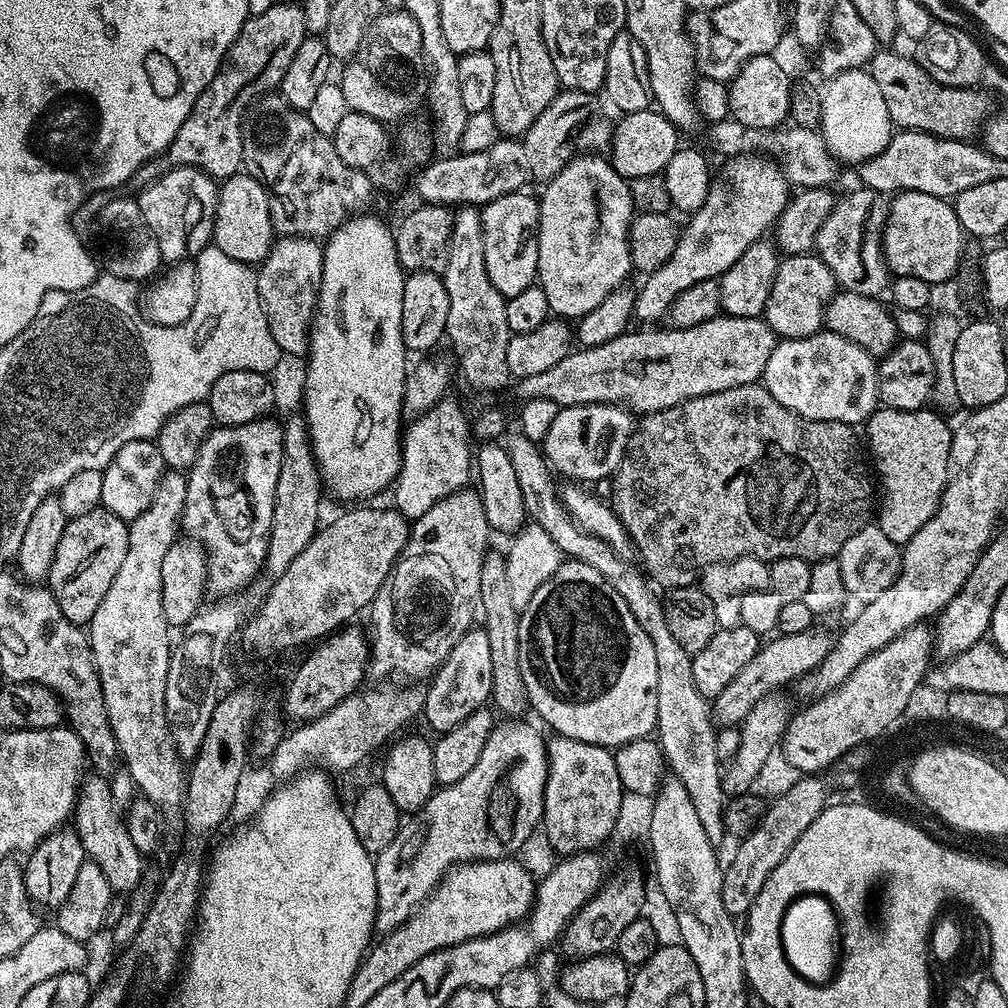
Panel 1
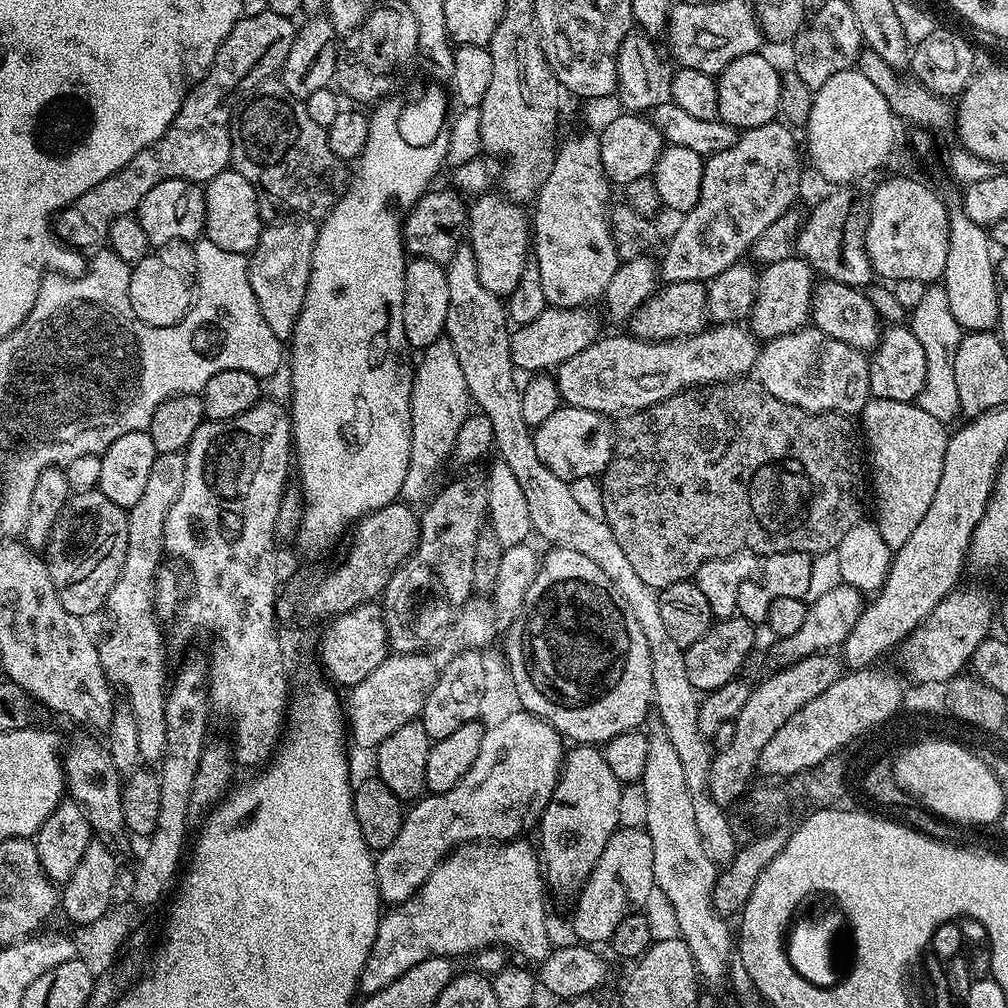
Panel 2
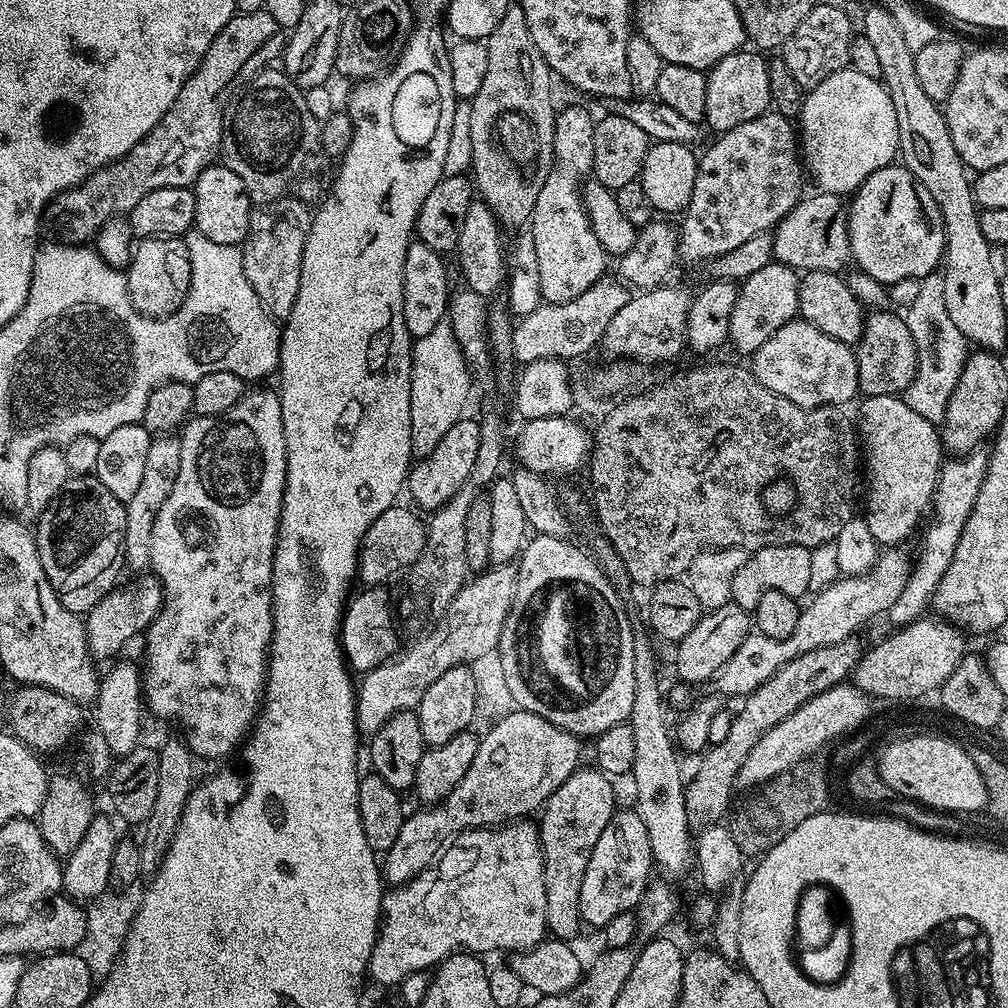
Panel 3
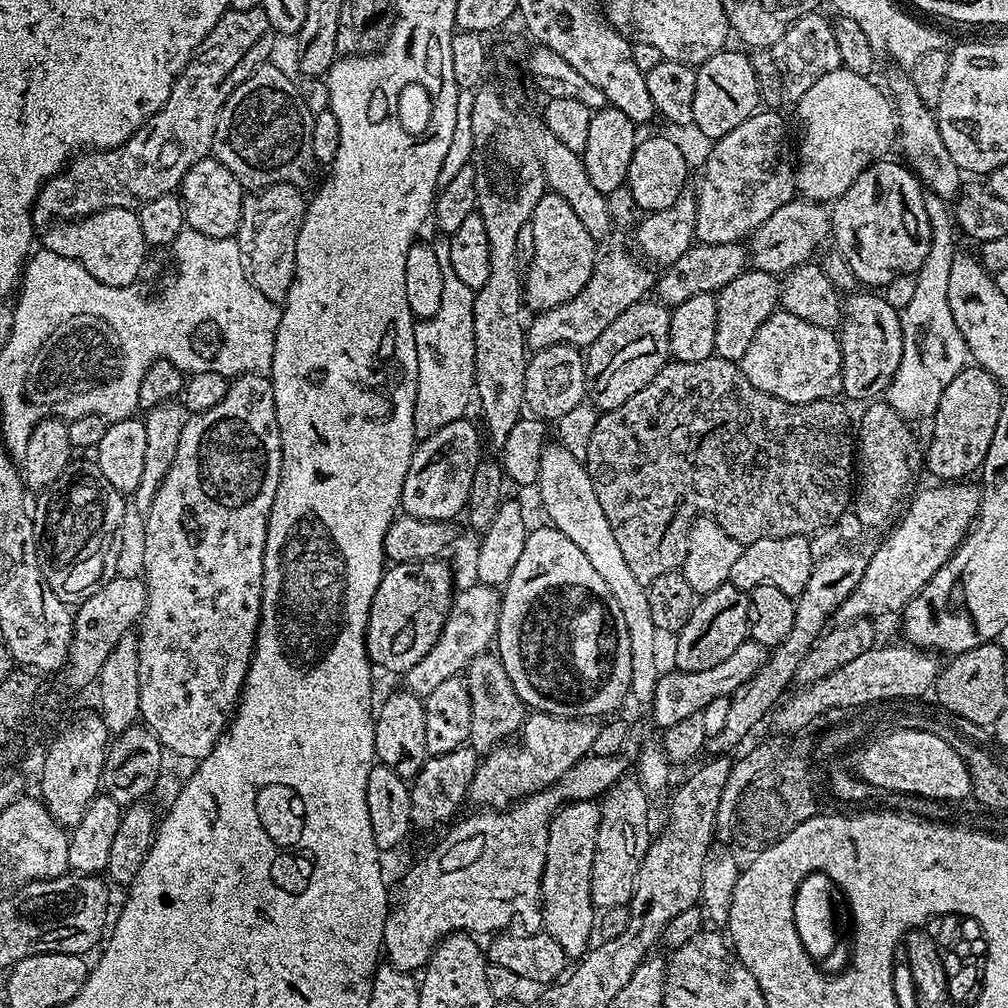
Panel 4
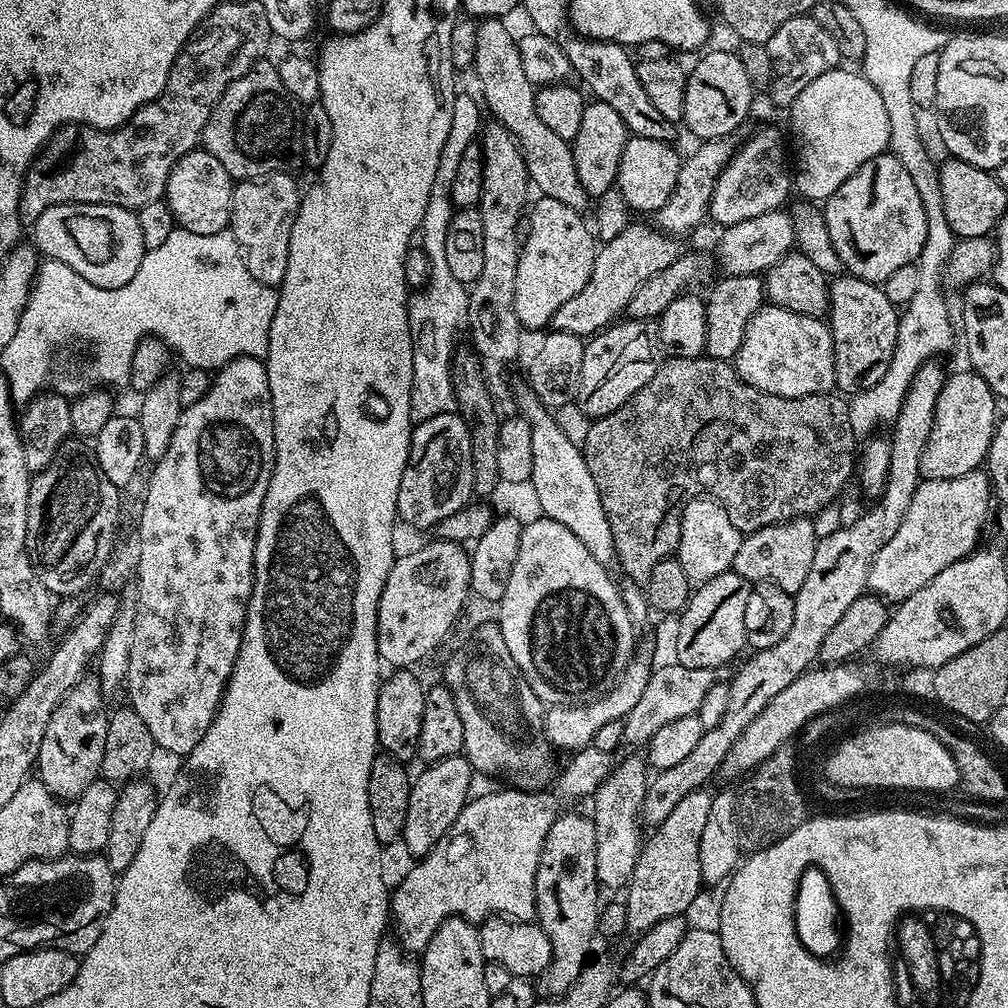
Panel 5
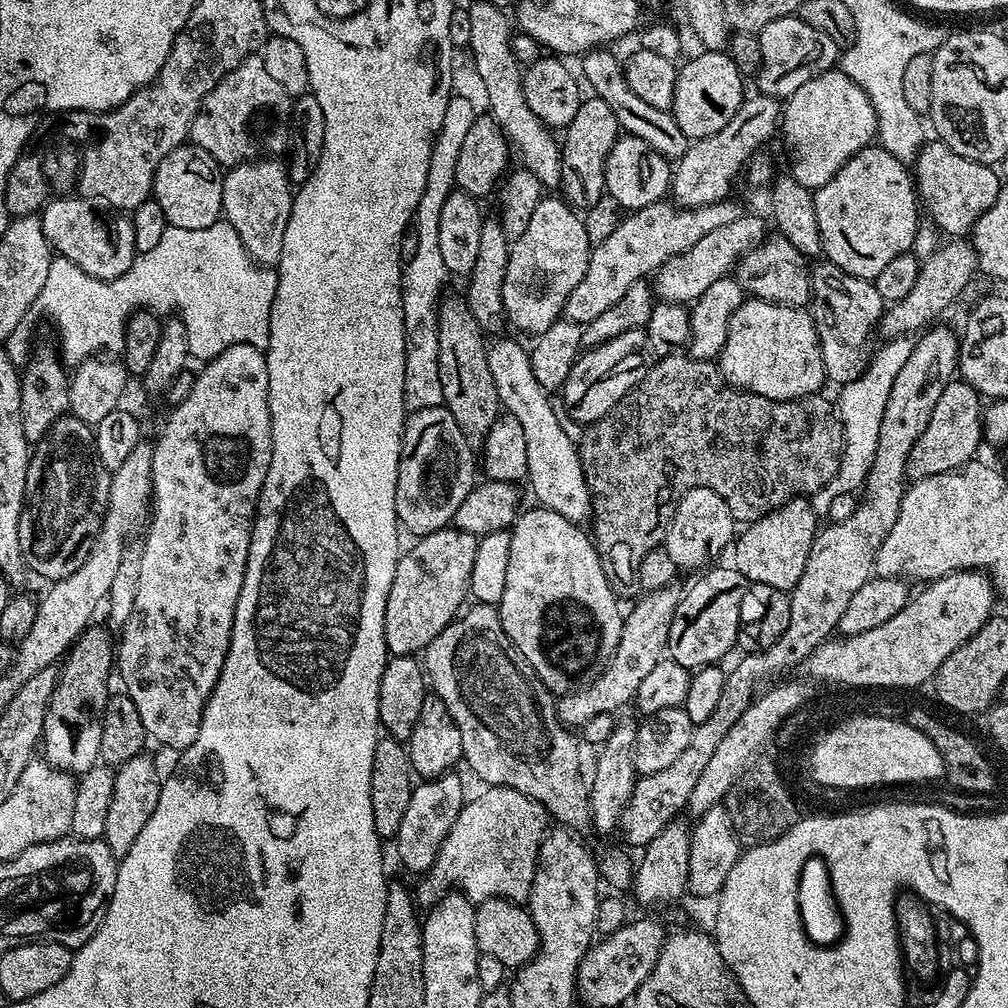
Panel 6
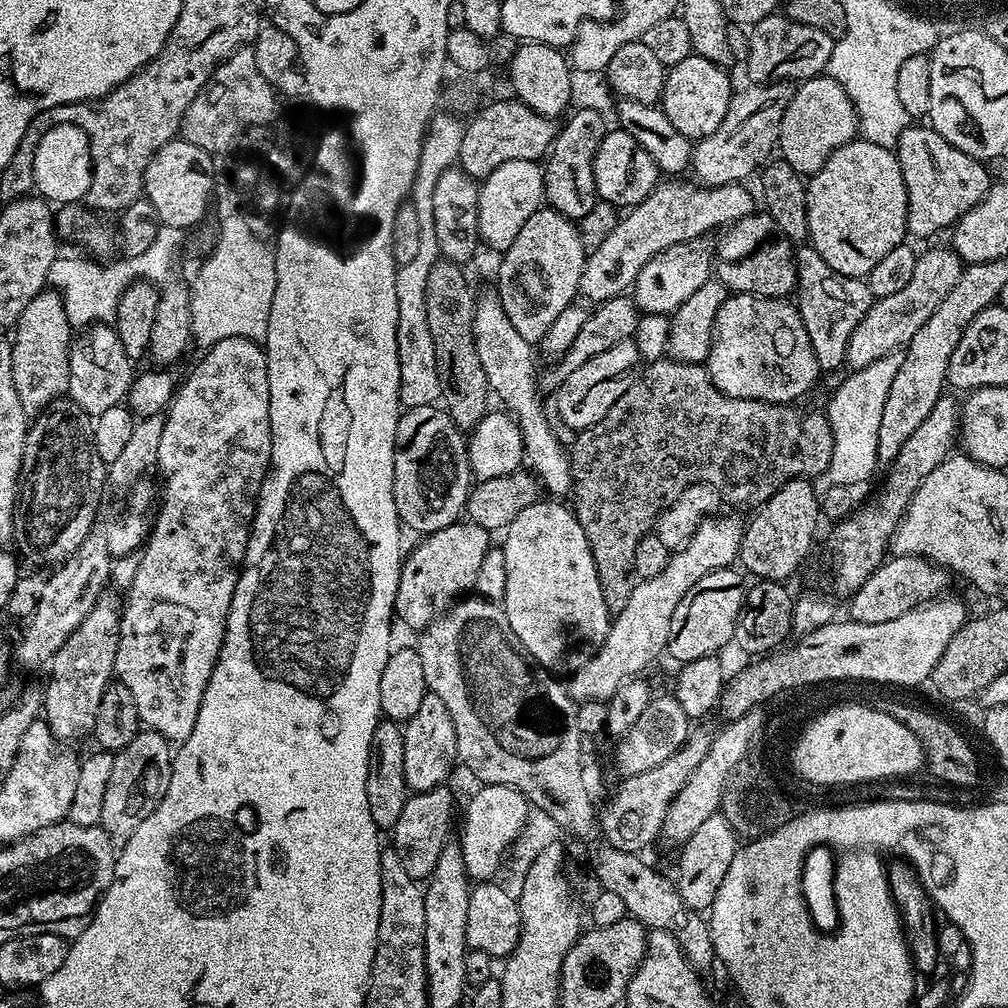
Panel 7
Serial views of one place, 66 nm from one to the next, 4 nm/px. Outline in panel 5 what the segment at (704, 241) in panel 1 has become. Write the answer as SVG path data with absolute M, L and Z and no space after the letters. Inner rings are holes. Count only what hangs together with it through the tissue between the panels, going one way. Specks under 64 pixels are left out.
M762 128L733 151L715 183L709 217L720 223L720 226L737 224L760 214L777 211L784 206L789 192L792 192L792 174L787 147L785 150L782 136L776 129Z

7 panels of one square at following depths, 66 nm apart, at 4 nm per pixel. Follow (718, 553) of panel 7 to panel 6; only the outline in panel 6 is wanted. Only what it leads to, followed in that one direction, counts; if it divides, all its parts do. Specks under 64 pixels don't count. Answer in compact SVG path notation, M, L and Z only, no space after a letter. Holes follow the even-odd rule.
M670 583L653 592L644 592L641 600L629 612L627 609L622 638L618 638L618 650L611 660L587 686L577 687L576 691L568 692L557 699L556 712L560 716L561 724L576 730L595 716L619 713L623 704L631 705L635 701L642 678L646 678L646 674L650 674L650 670L654 670L654 666L658 666L658 662L665 655L668 627L682 595L681 589L676 587L675 583Z

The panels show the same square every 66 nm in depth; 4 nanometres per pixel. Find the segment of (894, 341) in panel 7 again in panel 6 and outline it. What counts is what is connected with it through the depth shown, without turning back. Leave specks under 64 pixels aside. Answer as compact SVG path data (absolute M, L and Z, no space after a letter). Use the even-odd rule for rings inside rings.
M952 238L941 243L940 247L934 250L934 254L923 257L918 282L914 282L910 294L906 294L906 298L901 300L891 301L885 307L878 325L879 335L884 335L883 339L890 341L897 340L899 336L911 337L912 332L919 333L931 325L935 316L942 315L967 290L968 283L975 276L978 276L976 252L967 239Z

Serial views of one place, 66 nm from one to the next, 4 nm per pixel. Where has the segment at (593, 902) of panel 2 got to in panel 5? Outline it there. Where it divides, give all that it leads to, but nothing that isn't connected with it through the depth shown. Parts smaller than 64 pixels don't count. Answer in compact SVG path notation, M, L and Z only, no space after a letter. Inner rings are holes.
M628 755L632 756L624 756L611 765L602 786L590 797L596 839L596 878L601 889L623 889L627 885L642 847L640 807L648 789L650 768L643 755Z

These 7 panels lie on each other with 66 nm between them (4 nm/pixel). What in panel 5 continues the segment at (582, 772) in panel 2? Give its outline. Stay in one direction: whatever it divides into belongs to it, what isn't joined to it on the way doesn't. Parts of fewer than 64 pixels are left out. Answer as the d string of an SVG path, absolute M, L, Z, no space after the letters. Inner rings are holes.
M576 810L565 811L550 826L546 838L542 842L542 854L538 862L538 878L536 879L536 920L540 928L550 938L552 961L550 966L538 978L538 984L545 997L561 996L578 978L590 959L588 951L592 948L592 940L597 939L596 914L601 903L596 878L596 839L594 838L594 822L591 815L579 816Z

